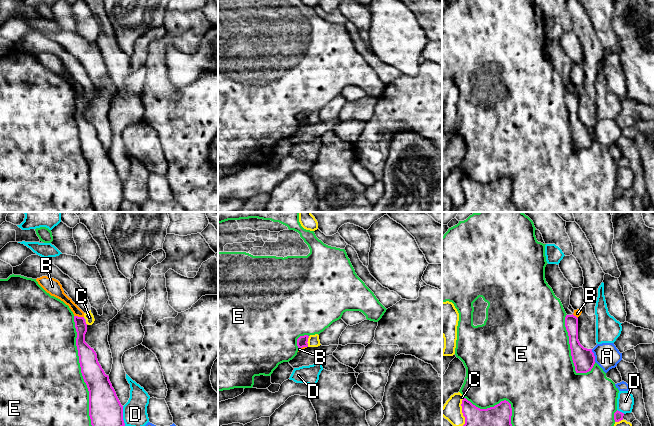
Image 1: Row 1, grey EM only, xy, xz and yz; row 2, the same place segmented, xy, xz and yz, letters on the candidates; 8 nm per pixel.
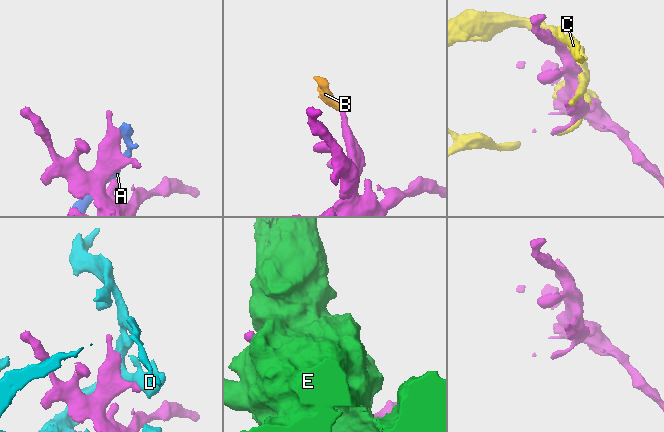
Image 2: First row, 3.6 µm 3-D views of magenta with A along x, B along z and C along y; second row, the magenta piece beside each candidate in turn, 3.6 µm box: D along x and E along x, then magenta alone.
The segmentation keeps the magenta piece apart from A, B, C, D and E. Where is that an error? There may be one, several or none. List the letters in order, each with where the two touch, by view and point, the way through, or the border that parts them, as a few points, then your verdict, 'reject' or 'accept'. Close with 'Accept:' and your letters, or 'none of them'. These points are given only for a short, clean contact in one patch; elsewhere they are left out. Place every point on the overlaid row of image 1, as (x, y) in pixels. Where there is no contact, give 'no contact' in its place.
A: meets magenta in yz at (593, 355); border along yz (591, 349), (595, 361); reject
B: meets magenta in xy at (79, 317); border along xy (74, 315), (83, 317); reject
C: meets magenta in yz at (462, 412); reject
D: meets magenta in xy at (122, 416); reject
E: meets magenta in xy at (81, 371); reject
Accept: none of them

